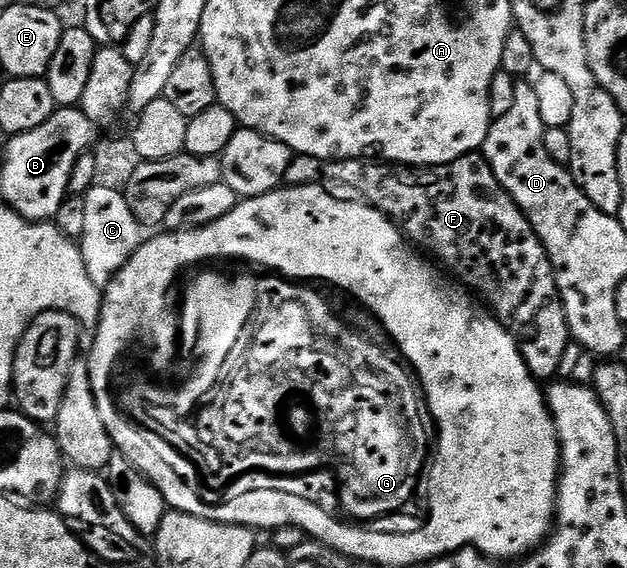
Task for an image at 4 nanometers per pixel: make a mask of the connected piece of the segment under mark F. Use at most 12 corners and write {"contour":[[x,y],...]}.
{"contour":[[475,152],[421,168],[299,154],[484,300],[534,378],[572,346],[526,213]]}

